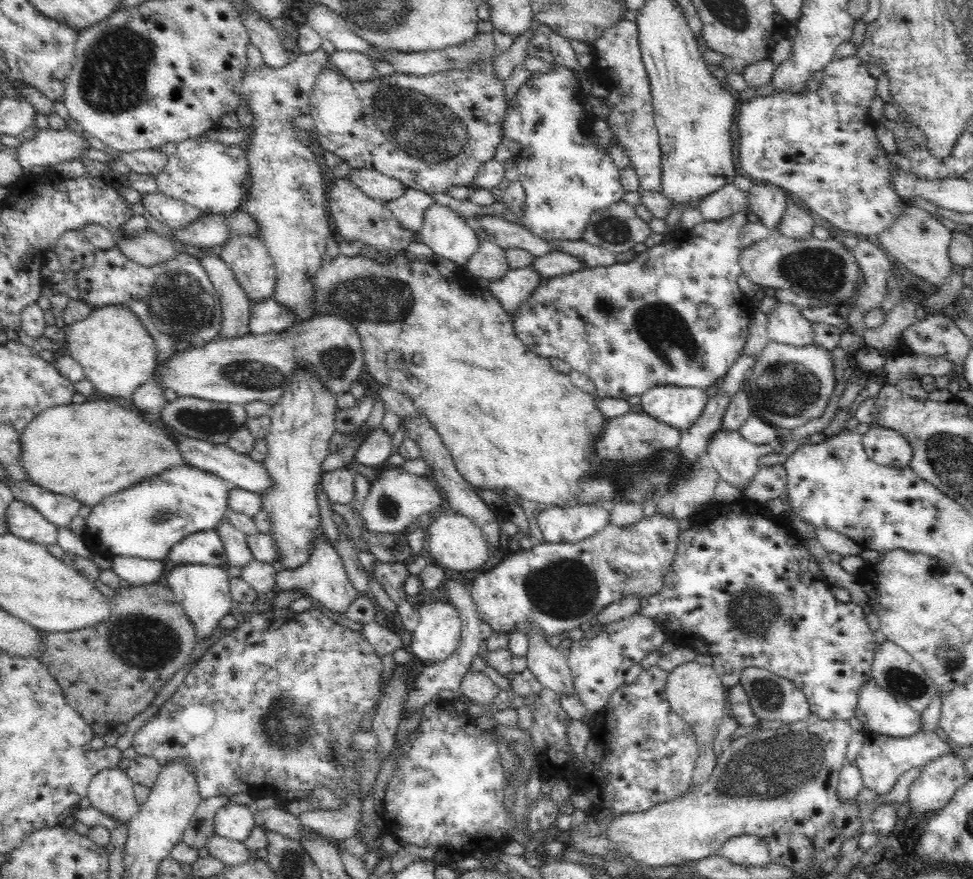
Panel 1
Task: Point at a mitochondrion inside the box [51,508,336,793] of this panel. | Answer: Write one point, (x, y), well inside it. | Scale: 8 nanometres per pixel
(141, 641)

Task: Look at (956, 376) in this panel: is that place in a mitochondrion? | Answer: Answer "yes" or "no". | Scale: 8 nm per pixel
no

